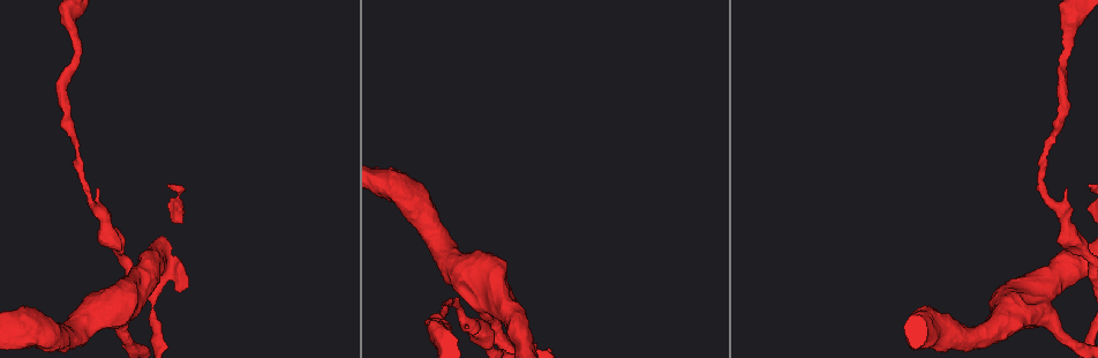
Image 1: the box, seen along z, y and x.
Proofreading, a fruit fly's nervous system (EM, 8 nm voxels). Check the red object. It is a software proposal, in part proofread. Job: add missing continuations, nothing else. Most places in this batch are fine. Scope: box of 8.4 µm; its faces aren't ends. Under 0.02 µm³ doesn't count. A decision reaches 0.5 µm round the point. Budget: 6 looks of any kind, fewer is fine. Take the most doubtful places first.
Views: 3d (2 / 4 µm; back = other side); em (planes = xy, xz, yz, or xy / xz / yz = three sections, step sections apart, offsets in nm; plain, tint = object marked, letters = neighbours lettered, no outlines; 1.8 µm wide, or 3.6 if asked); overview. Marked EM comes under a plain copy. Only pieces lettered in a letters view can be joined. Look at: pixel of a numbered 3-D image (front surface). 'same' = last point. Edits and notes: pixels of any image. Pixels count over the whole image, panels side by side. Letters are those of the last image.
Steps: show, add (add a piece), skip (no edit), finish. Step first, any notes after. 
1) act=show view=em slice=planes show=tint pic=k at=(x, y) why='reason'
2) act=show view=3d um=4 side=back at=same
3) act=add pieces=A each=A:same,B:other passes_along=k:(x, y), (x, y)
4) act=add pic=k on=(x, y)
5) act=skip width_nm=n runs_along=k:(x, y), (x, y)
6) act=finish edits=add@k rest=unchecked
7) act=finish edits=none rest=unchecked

act=show view=em slice=planes show=tint pic=1 at=(1043, 151) why='narrows sharply'

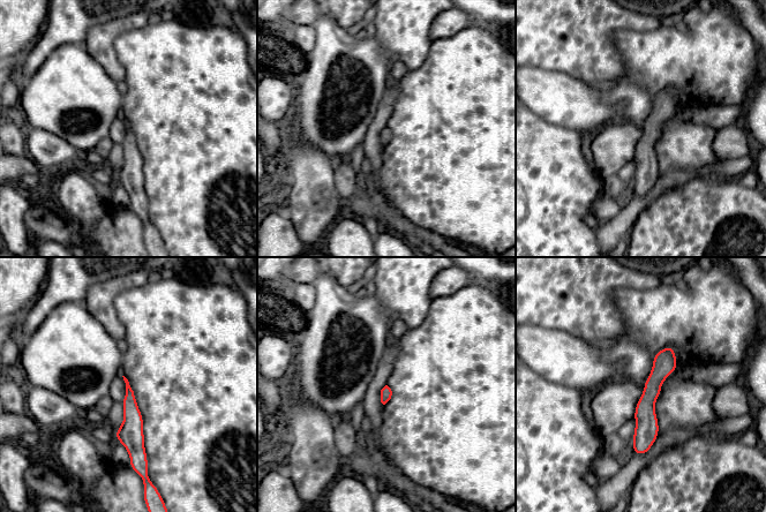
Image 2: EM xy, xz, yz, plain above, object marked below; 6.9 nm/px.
act=show view=em slice=planes show=letters at=same why='see the neighbours'

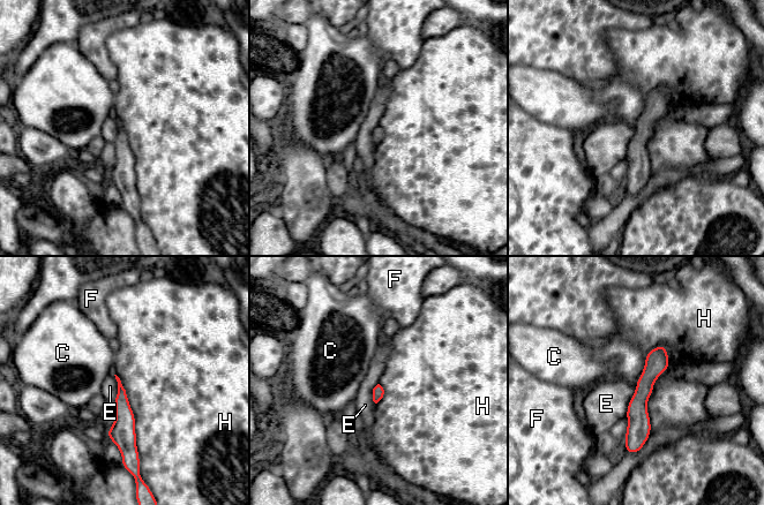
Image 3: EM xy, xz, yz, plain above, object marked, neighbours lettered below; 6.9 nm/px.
act=skip width_nm=80 longest_contact=H:600nm each=C:other,E:other,F:other,H:other found='no lettered piece goes on from it'

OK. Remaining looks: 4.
act=show view=3d um=2 pic=1 at=(73, 30) why='calibre changes'

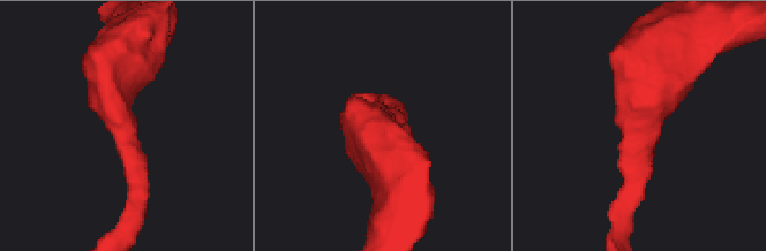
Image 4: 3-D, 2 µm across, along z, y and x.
act=show view=em slice=yz step=8 show=letters pic=4 at=(637, 126) arm_widths_nm=170,420 why='need the tissue'

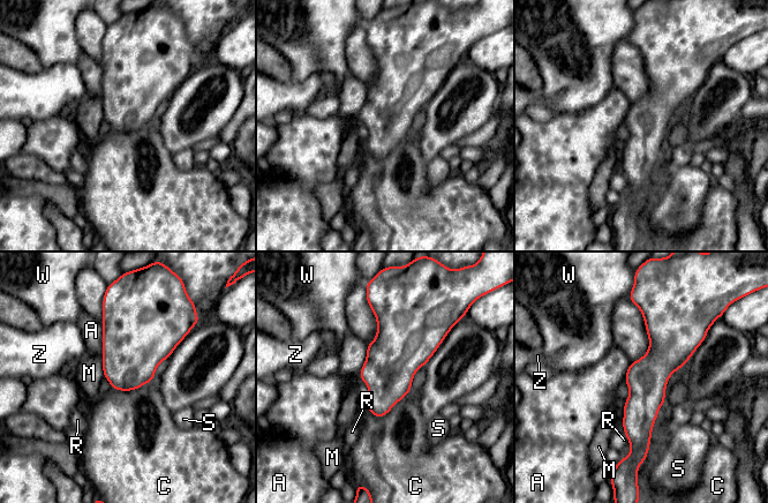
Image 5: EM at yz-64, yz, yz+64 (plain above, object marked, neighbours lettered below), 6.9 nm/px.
act=skip width_nm=280 each=A:other,C:other,M:other,R:other,S:other,W:other,Z:other found='none of them fits'

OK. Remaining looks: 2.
act=show view=3d um=4 pic=1 at=(156, 268) why='sharp bend'

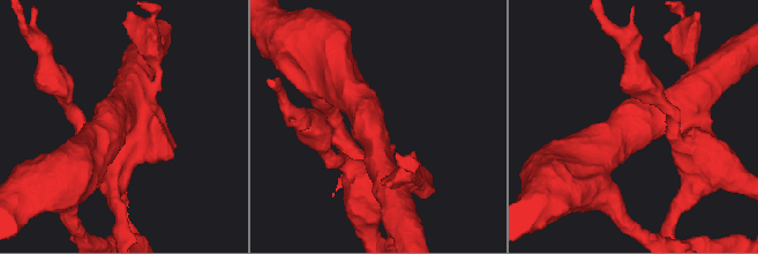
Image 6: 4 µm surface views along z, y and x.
act=show view=em um=3.6 slice=planes show=letters pic=6 at=(116, 123) why='now the EM'

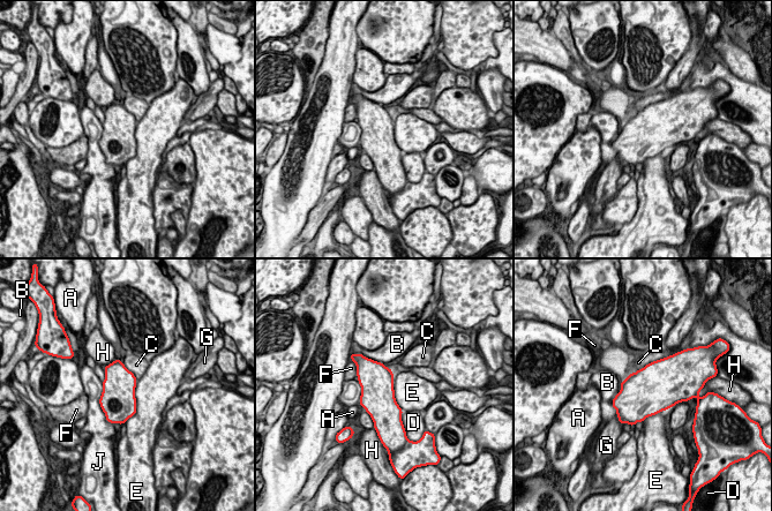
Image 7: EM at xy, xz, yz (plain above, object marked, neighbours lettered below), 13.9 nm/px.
act=skip width_nm=460 each=A:other,B:other,C:other,D:other,E:other,F:other,G:other,H:other,J:other border=7:(137, 381), (135, 413), (124, 422) found='no lettered piece goes on from it'

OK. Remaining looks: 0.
act=finish edits=none rest=unchecked

